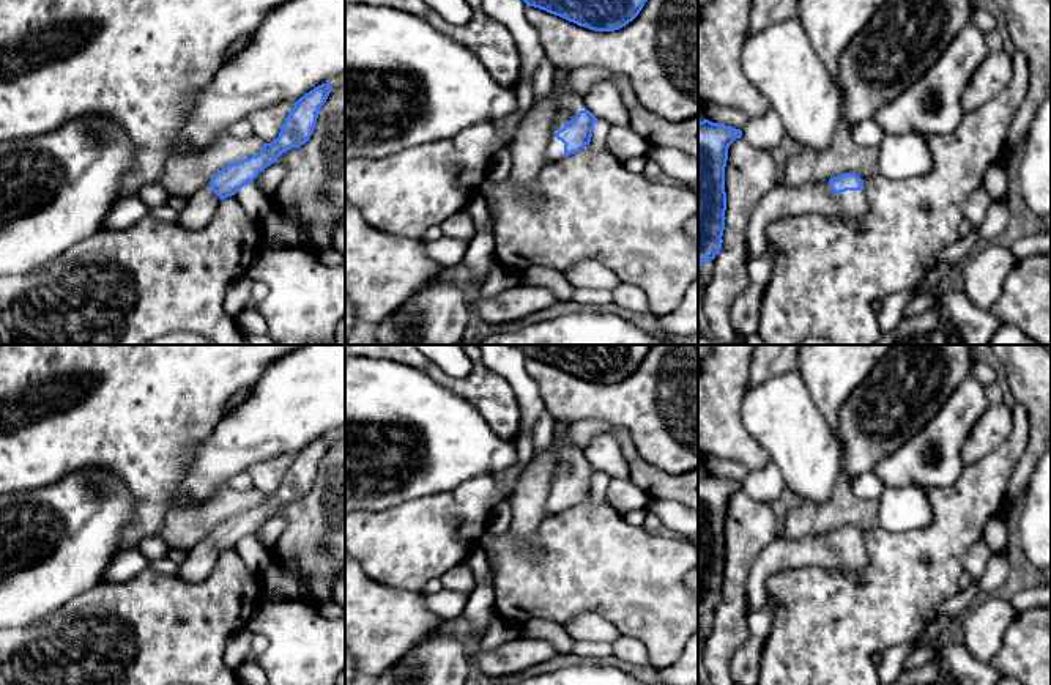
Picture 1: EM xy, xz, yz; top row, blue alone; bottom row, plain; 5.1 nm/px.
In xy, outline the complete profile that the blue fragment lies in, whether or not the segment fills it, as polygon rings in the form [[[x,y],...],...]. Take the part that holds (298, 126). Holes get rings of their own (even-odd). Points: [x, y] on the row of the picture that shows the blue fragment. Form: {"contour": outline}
{"contour": [[[321,83],[301,96],[285,118],[279,137],[271,143],[263,143],[258,154],[219,170],[208,184],[188,198],[176,222],[191,231],[203,228],[224,198],[235,195],[243,186],[252,184],[257,175],[277,162],[282,153],[304,145],[315,129],[320,109],[326,102],[331,87],[332,83]]]}

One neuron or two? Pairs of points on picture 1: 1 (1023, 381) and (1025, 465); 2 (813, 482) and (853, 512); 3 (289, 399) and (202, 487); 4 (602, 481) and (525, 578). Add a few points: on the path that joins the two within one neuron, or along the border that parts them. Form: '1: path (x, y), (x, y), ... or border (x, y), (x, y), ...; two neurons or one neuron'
1: path (1034, 402), (1034, 444); one neuron
2: border (842, 470), (832, 493), (824, 501), (799, 501); two neurons
3: path (267, 421), (222, 465); one neuron
4: border (588, 498), (593, 504), (601, 504), (605, 499); two neurons

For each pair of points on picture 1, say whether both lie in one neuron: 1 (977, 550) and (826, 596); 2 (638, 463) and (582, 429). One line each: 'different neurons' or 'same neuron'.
1: different neurons
2: same neuron

